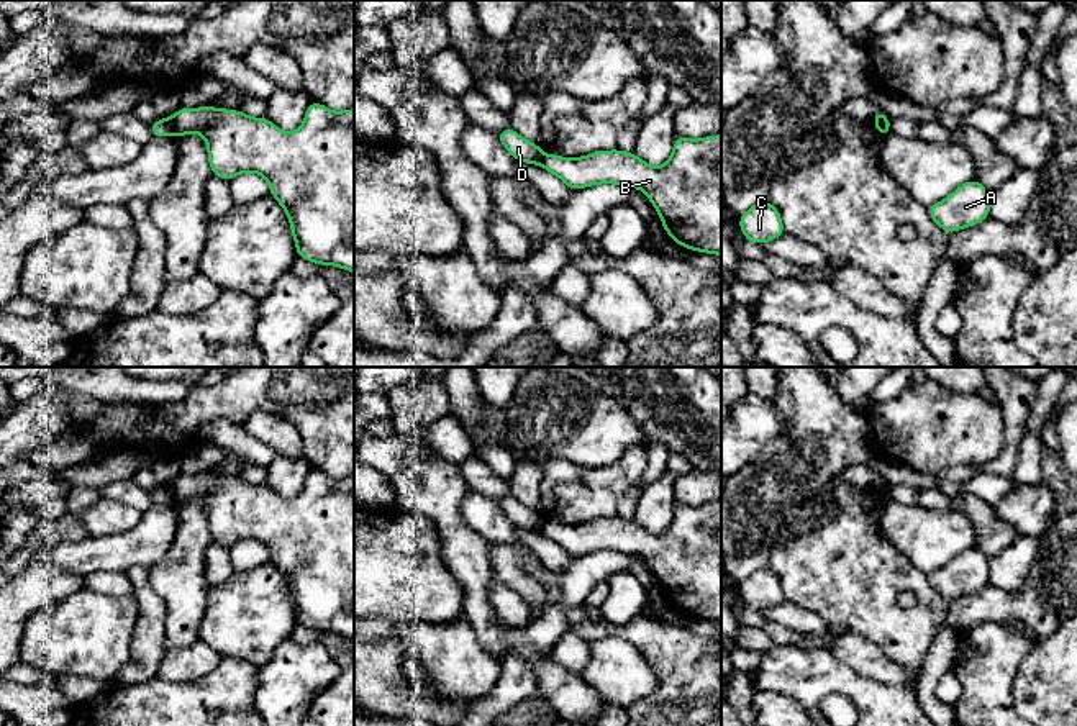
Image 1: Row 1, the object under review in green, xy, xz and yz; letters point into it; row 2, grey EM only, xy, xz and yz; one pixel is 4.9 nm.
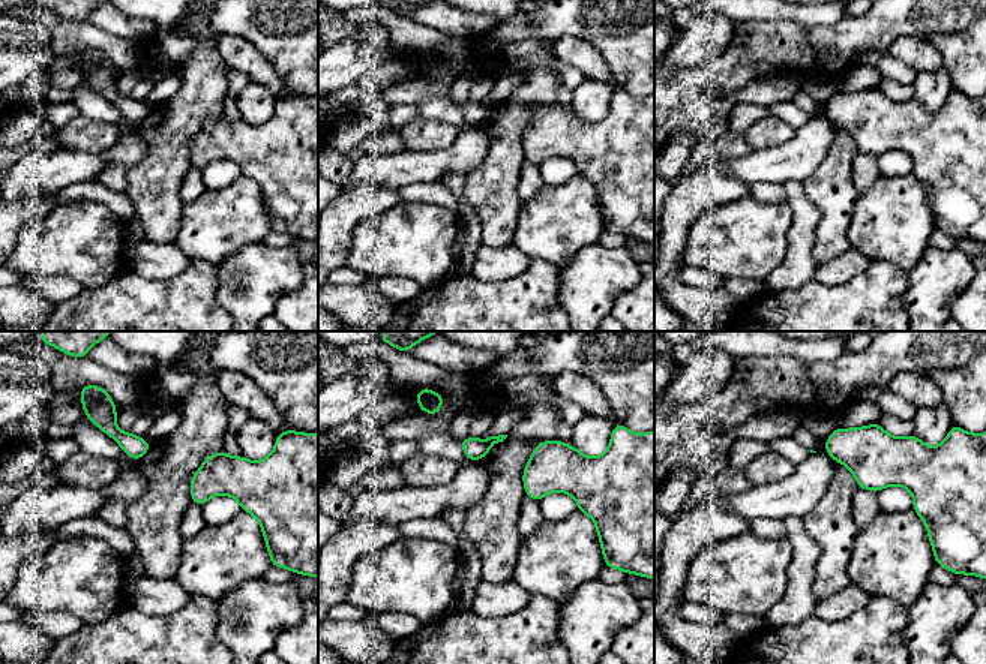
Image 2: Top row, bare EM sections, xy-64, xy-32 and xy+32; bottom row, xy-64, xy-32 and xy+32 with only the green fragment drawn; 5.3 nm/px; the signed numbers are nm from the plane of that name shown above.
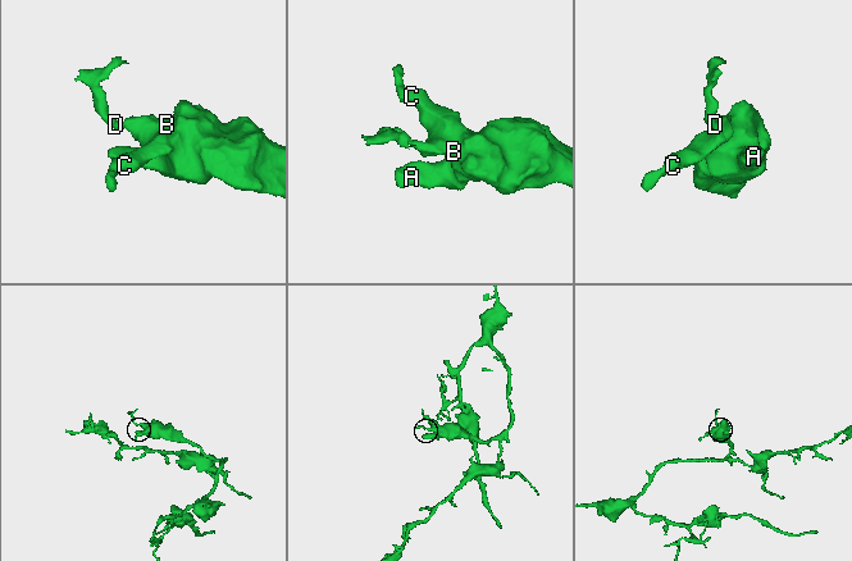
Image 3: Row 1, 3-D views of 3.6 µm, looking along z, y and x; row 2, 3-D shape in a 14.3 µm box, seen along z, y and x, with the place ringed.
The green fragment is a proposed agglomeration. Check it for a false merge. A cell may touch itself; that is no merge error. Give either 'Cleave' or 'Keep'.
Cleave

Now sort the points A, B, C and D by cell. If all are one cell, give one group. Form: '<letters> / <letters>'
A B C / D

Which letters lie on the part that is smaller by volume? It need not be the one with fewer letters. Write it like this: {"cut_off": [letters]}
{"cut_off": ["D"]}

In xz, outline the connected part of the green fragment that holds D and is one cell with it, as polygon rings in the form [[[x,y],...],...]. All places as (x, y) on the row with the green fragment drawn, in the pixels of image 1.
[[[511,126],[497,133],[497,138],[505,146],[505,149],[520,162],[539,164],[539,161],[544,157],[539,144],[525,139]]]

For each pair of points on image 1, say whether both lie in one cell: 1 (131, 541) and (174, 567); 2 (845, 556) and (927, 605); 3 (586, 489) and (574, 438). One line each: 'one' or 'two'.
1: two
2: one
3: two

